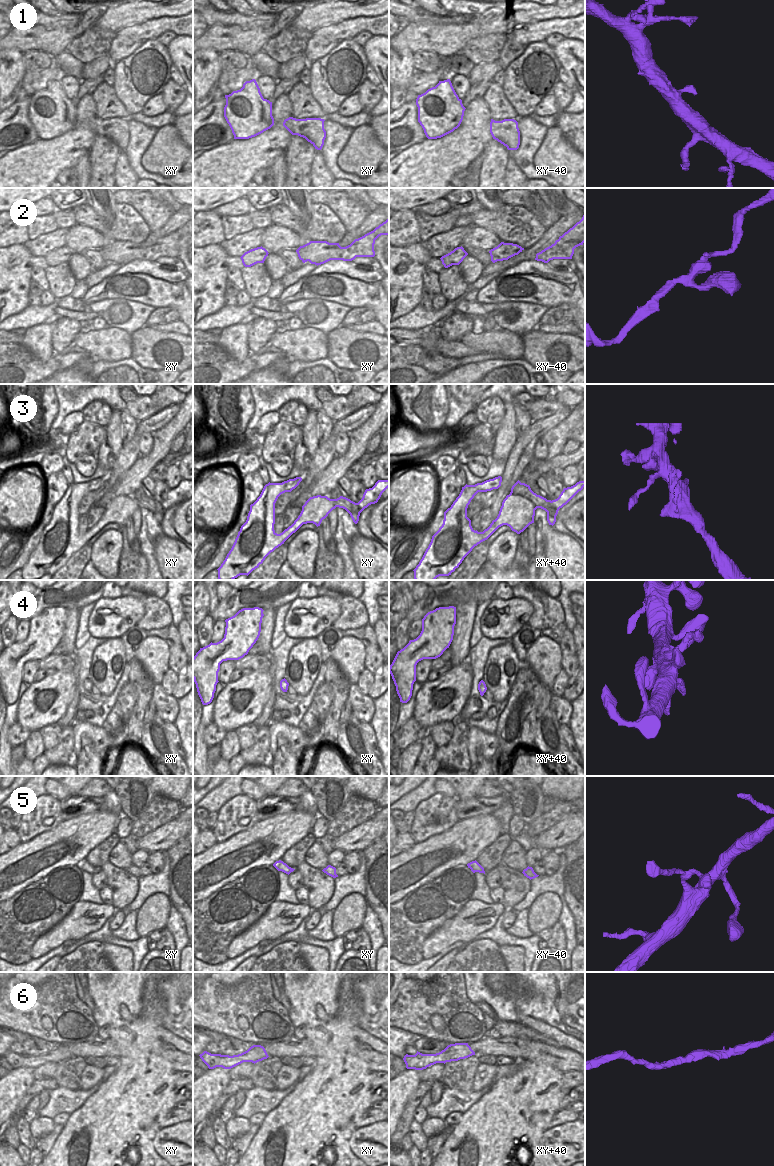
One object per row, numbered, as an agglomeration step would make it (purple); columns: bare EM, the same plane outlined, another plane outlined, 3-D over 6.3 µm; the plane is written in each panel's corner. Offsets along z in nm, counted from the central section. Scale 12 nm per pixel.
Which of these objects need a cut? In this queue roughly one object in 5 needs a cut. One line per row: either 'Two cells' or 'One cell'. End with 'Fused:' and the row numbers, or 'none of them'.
1: One cell
2: One cell
3: One cell
4: One cell
5: One cell
6: One cell
Fused: none of them

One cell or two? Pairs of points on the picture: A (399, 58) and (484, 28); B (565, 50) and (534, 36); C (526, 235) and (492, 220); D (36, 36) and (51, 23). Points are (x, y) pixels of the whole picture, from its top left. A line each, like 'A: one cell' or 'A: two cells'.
A: two cells
B: two cells
C: one cell
D: two cells

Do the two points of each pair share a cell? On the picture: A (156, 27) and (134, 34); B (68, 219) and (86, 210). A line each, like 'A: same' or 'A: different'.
A: same
B: different

